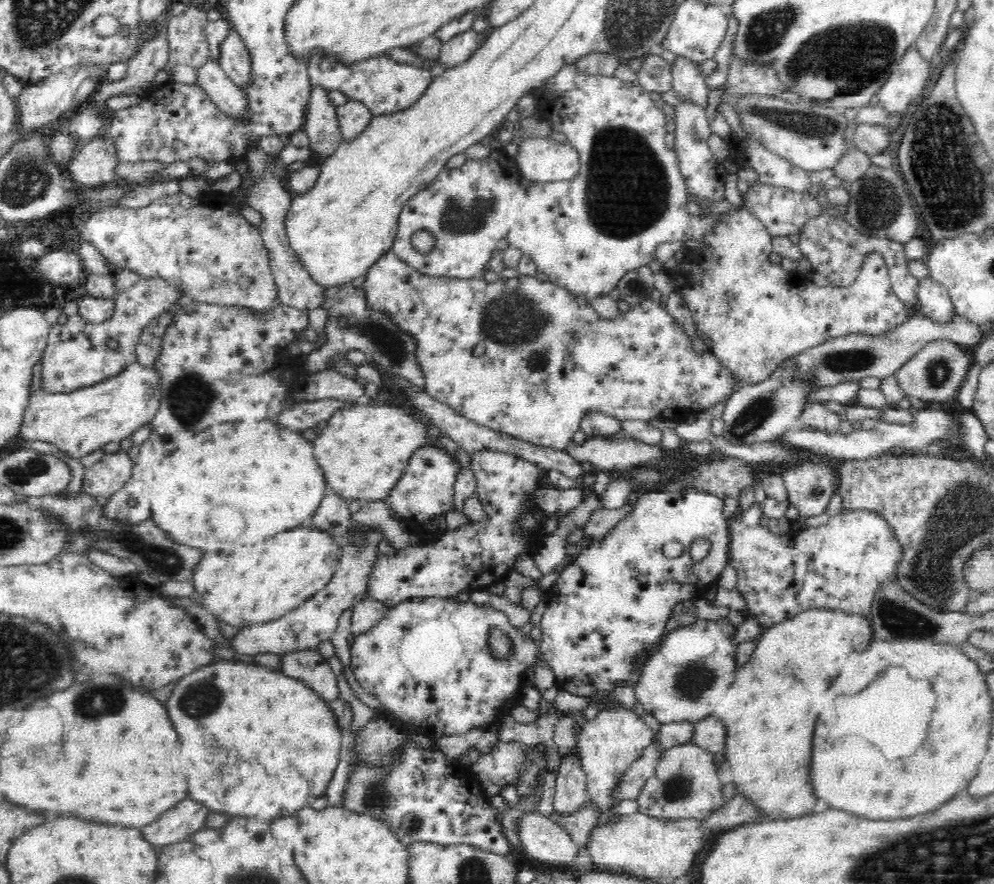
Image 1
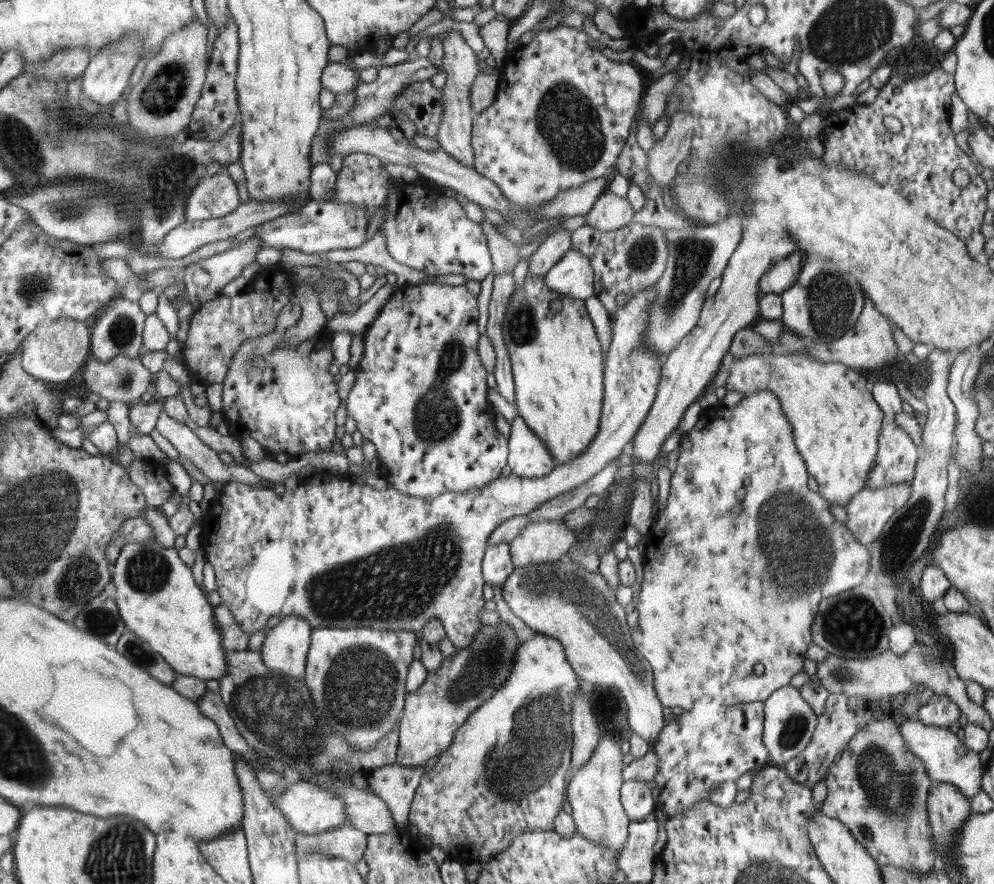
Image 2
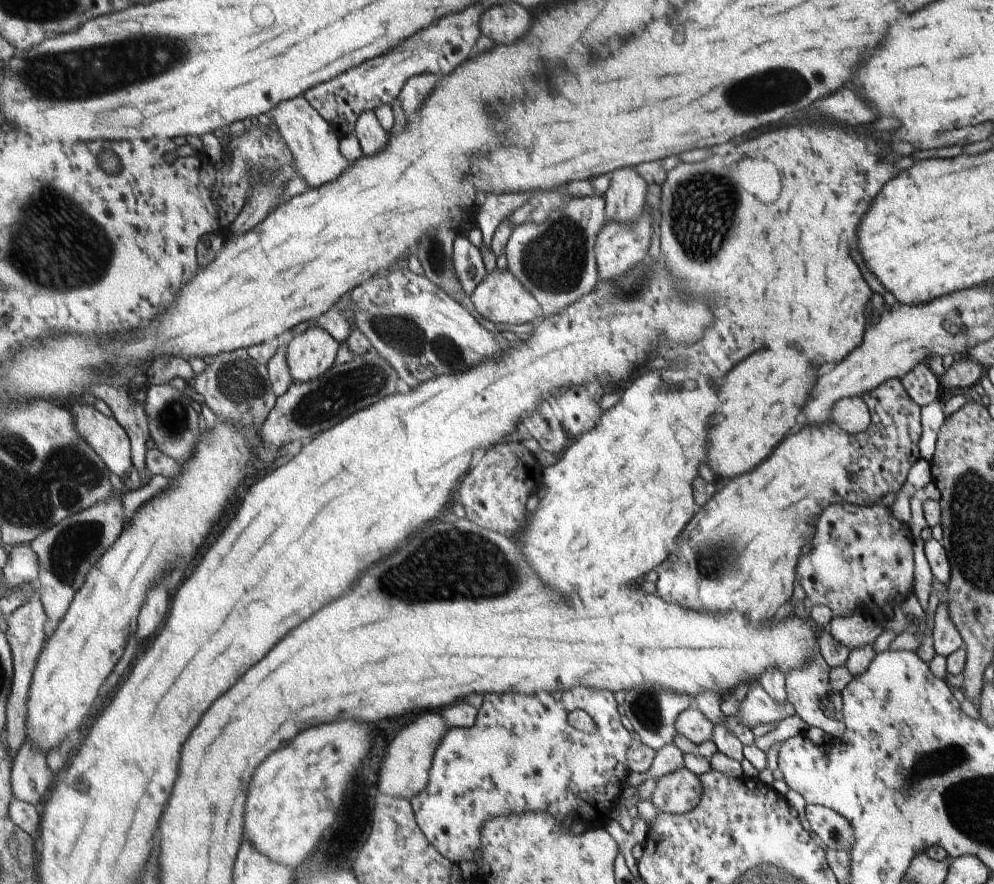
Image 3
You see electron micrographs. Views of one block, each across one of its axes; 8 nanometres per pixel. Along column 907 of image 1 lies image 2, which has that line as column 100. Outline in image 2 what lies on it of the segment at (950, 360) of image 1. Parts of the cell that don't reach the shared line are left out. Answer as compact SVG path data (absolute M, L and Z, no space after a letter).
M89 355L86 366L84 366L84 383L90 392L99 394L108 401L123 403L140 403L140 396L144 394L151 385L153 375L141 364L142 356L128 358L119 355L109 360L108 363L99 362L98 358Z

